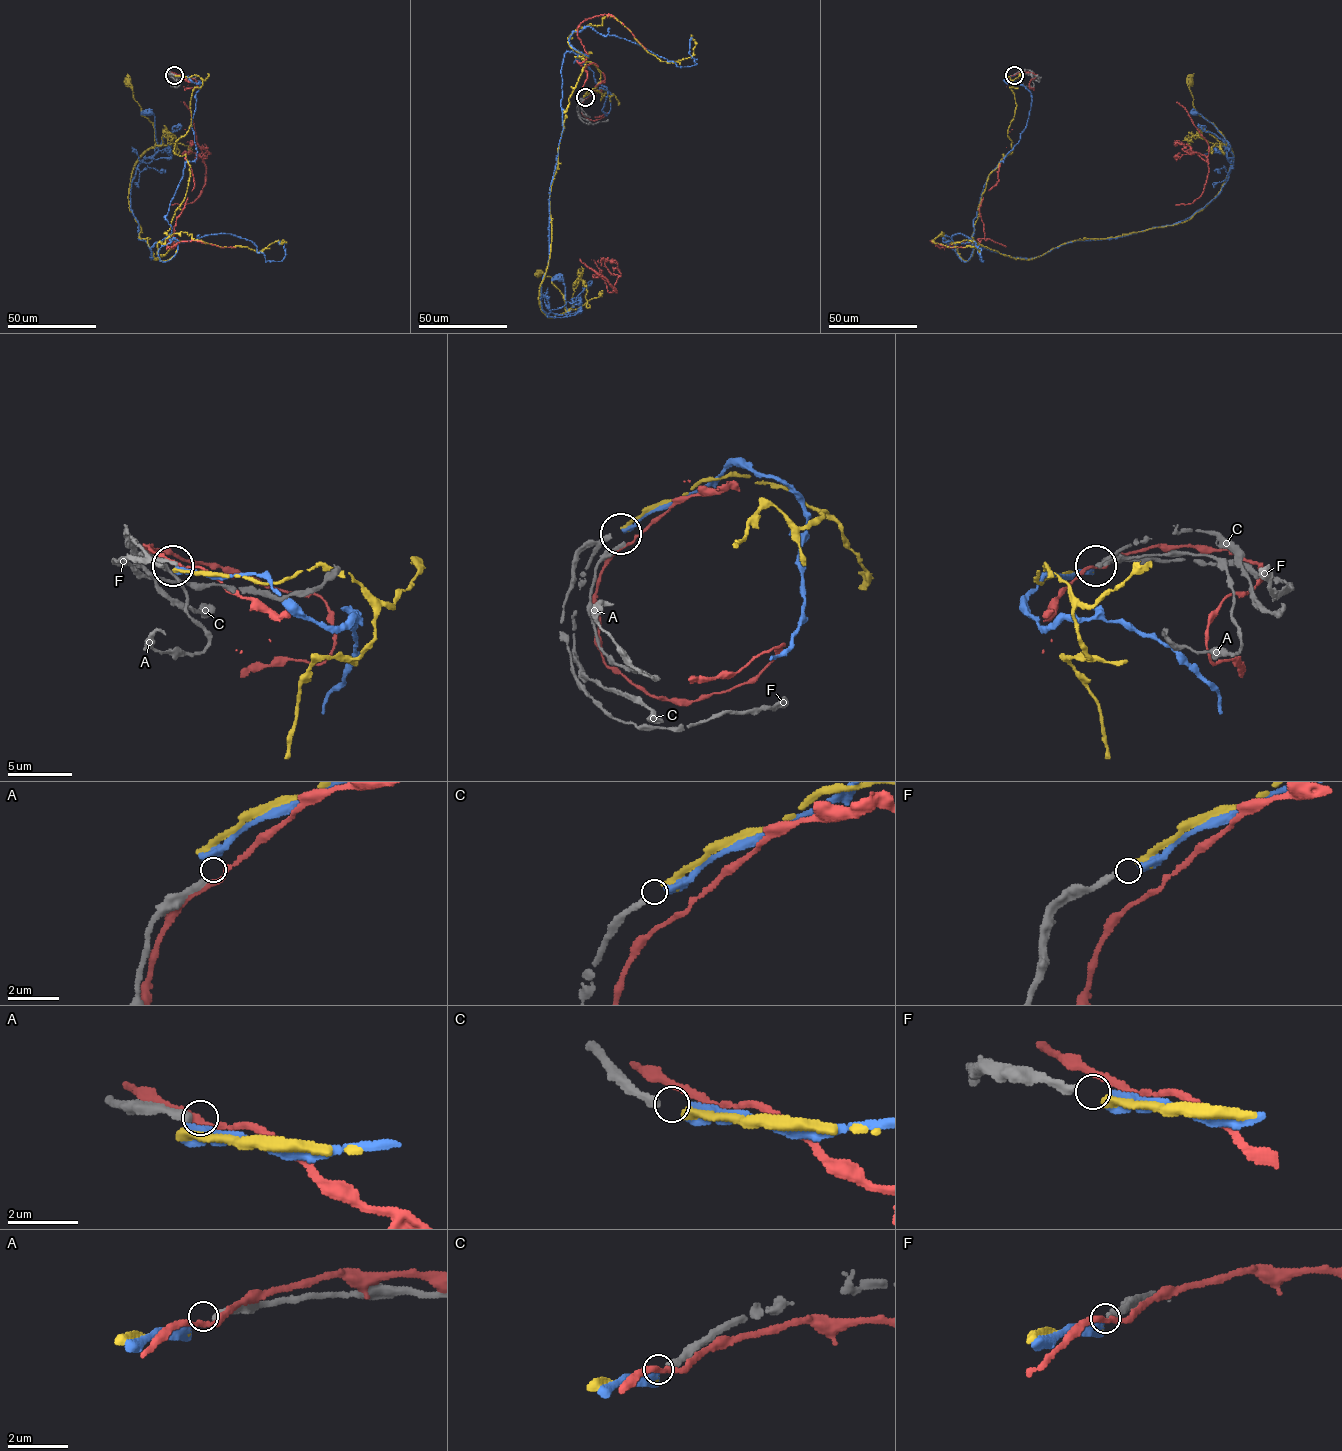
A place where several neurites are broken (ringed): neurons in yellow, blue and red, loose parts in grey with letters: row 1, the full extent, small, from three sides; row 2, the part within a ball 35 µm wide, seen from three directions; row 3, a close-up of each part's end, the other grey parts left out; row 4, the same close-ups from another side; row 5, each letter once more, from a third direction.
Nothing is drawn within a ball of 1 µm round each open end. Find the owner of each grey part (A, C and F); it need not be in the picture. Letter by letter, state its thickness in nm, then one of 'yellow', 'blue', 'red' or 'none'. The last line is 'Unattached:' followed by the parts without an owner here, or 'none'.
A: calibre 260 nm; none
C: calibre 240 nm; blue
F: calibre 240 nm; yellow
Unattached: A

